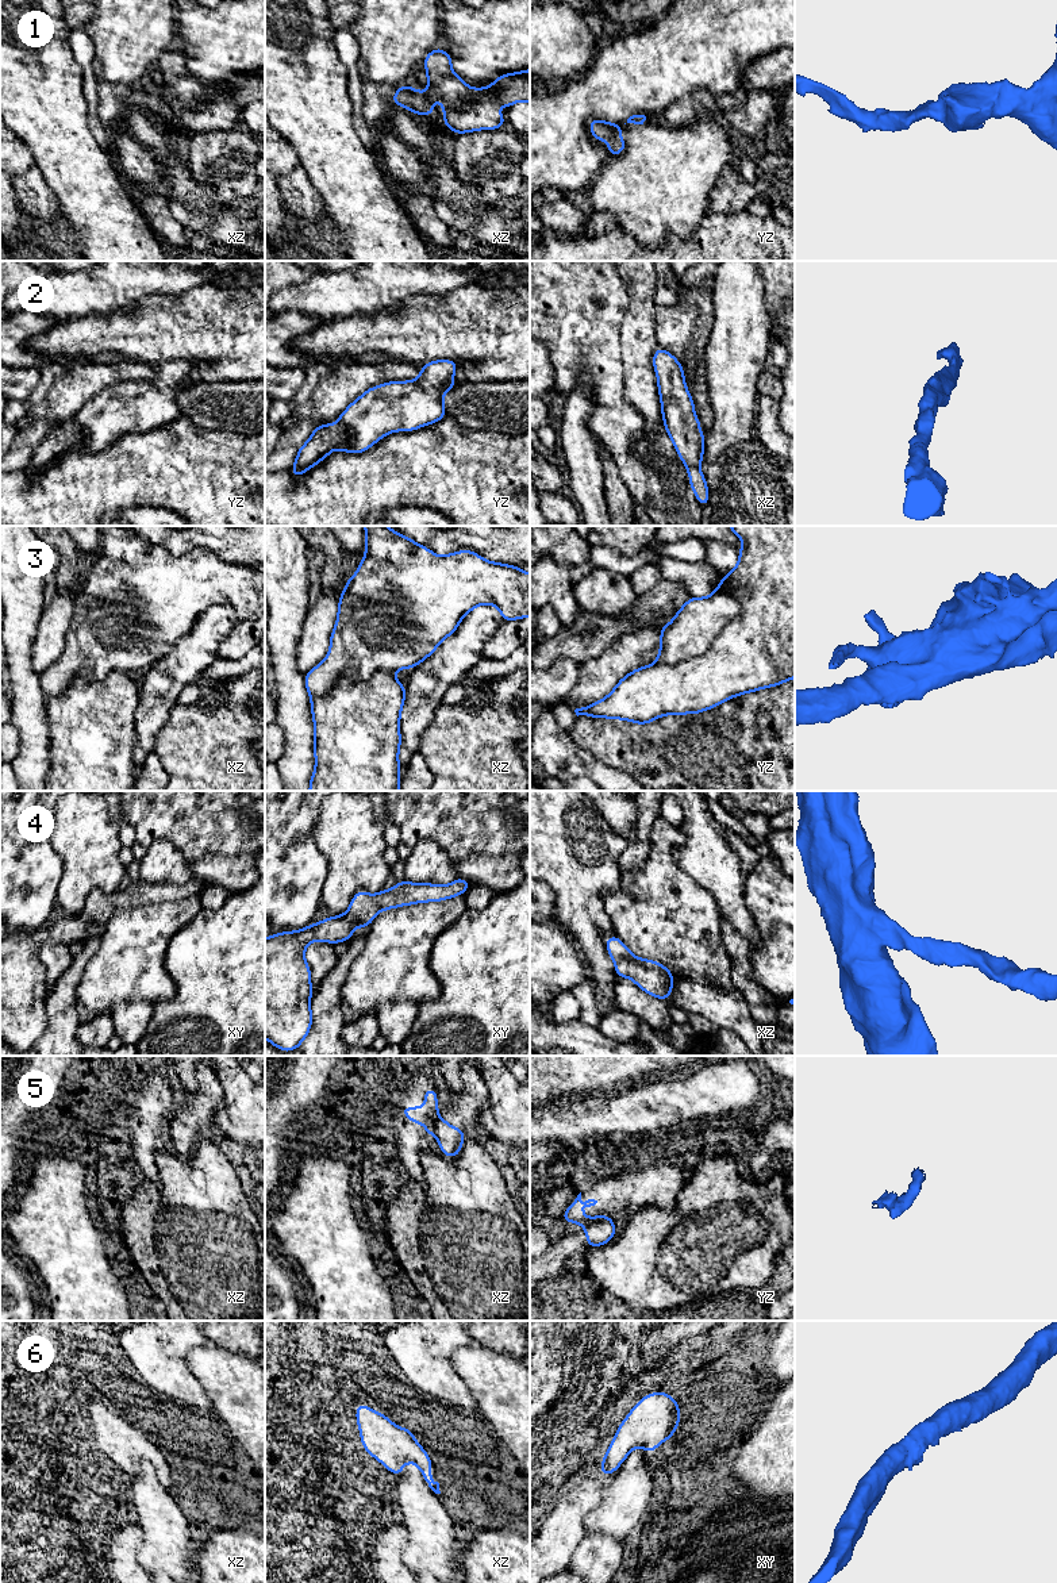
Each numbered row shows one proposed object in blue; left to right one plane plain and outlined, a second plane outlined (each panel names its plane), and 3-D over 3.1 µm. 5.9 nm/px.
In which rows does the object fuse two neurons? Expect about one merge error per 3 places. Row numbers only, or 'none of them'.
3, 5

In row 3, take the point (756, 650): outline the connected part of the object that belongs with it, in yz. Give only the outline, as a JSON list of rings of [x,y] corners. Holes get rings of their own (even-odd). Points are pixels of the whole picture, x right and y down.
[[[795,526],[729,527],[745,545],[738,549],[737,566],[723,576],[716,589],[741,603],[741,616],[729,622],[722,634],[702,656],[685,661],[654,662],[637,668],[622,677],[604,699],[576,708],[577,716],[622,719],[647,725],[662,715],[700,714],[727,699],[776,687],[795,677]]]

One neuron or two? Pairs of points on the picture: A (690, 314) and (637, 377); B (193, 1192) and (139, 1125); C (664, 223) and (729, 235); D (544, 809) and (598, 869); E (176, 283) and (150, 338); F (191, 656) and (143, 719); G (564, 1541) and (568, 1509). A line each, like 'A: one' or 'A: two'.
A: two
B: two
C: two
D: one
E: two
F: one
G: one

